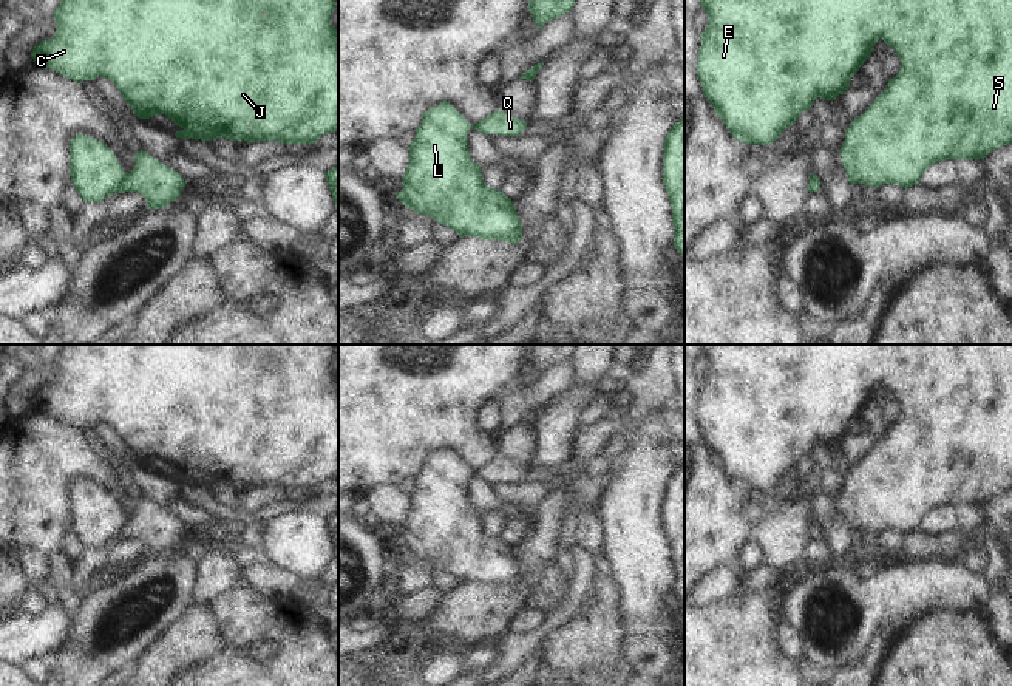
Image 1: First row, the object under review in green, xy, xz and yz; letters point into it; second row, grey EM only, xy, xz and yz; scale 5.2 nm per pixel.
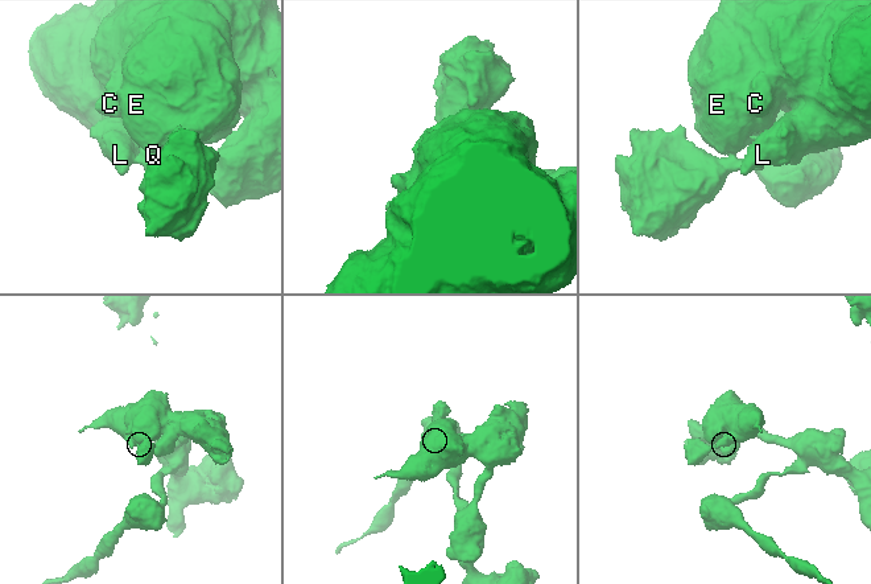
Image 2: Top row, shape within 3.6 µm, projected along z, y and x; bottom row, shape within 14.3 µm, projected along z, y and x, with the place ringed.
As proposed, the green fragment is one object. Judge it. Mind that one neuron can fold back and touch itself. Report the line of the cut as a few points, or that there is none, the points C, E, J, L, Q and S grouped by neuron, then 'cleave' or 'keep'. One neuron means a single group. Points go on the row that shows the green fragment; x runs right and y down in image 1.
cut in xy along (124, 173), (115, 192); C E J L S / Q; cleave

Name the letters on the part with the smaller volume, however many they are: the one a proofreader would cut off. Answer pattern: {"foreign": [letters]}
{"foreign": ["Q"]}

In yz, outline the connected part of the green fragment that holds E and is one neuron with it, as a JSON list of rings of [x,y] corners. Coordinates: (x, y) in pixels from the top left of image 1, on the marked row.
[[[700,0],[708,14],[708,26],[701,32],[697,74],[705,97],[723,121],[732,138],[746,144],[771,145],[797,117],[820,97],[834,100],[850,87],[851,77],[871,56],[879,39],[895,49],[901,59],[901,71],[876,96],[864,114],[850,122],[839,155],[850,184],[881,187],[898,184],[908,190],[919,184],[922,173],[935,162],[946,159],[984,159],[990,151],[1012,142],[1012,0]]]

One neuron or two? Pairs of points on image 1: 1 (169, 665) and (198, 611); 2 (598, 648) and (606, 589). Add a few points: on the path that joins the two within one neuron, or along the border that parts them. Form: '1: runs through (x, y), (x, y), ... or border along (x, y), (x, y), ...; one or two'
1: runs through (176, 651), (196, 631), (198, 624); one
2: runs through (598, 634), (606, 603); one

